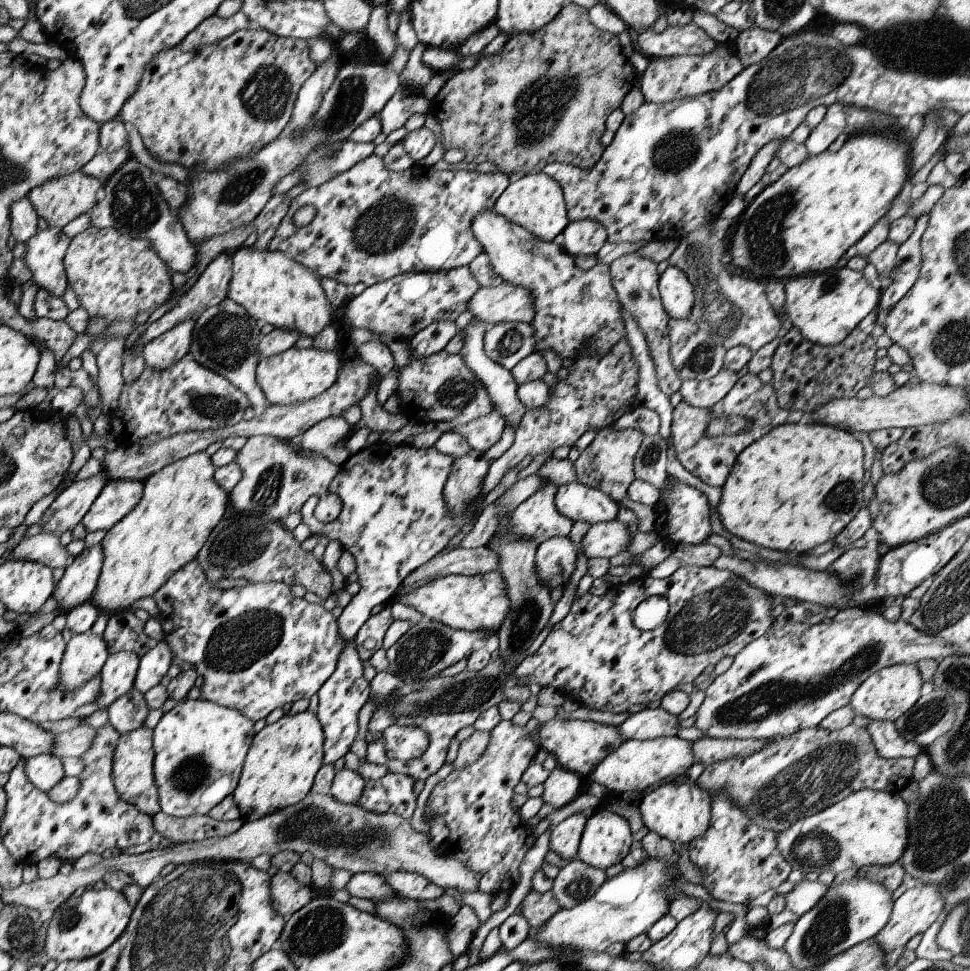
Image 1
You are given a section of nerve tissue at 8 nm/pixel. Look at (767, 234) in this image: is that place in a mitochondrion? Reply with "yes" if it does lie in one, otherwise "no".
yes

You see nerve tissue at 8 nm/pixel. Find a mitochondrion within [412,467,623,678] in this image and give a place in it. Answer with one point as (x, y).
(522, 624)

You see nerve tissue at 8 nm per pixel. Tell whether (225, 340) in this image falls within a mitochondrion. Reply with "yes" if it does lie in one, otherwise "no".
yes

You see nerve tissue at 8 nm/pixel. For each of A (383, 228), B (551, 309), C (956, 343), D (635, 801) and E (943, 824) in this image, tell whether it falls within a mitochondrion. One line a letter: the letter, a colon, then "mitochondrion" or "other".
A: mitochondrion
B: other
C: mitochondrion
D: other
E: mitochondrion

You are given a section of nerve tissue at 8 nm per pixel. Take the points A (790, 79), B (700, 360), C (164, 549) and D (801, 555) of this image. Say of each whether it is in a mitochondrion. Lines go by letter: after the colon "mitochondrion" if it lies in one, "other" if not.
A: mitochondrion
B: mitochondrion
C: other
D: other

